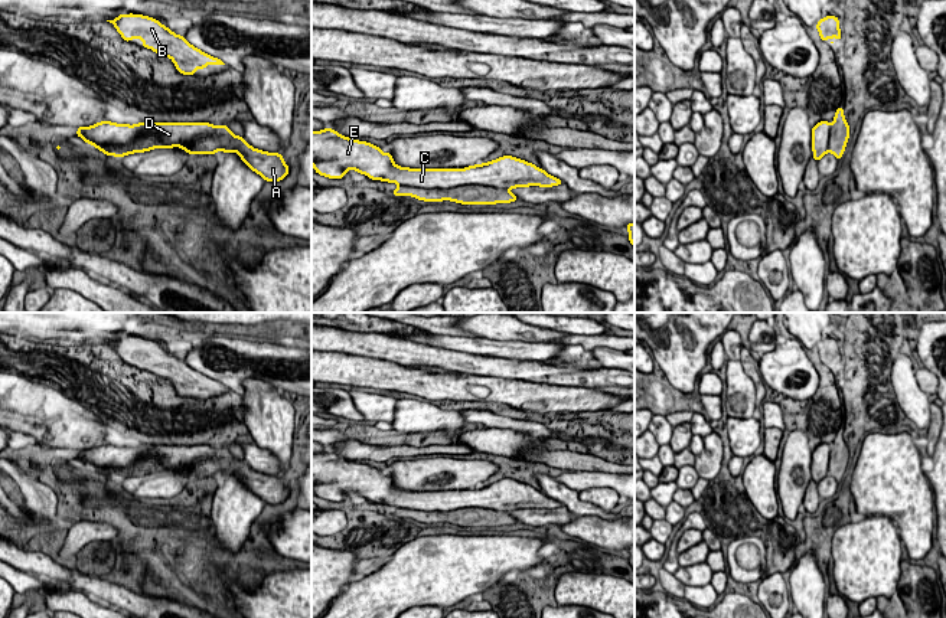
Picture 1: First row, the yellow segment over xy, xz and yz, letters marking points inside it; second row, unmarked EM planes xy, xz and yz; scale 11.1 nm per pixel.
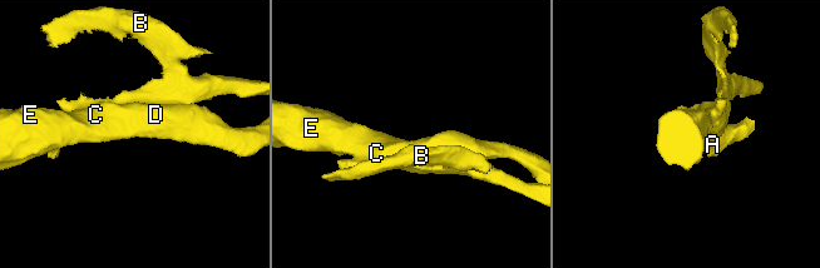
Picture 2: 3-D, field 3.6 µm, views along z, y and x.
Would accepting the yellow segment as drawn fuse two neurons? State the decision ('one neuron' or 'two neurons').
two neurons

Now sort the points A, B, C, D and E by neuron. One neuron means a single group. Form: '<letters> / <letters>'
A C D E / B

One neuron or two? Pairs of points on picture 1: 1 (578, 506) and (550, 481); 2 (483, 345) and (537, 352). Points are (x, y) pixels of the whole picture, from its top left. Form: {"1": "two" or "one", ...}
{"1": "one", "2": "one"}

